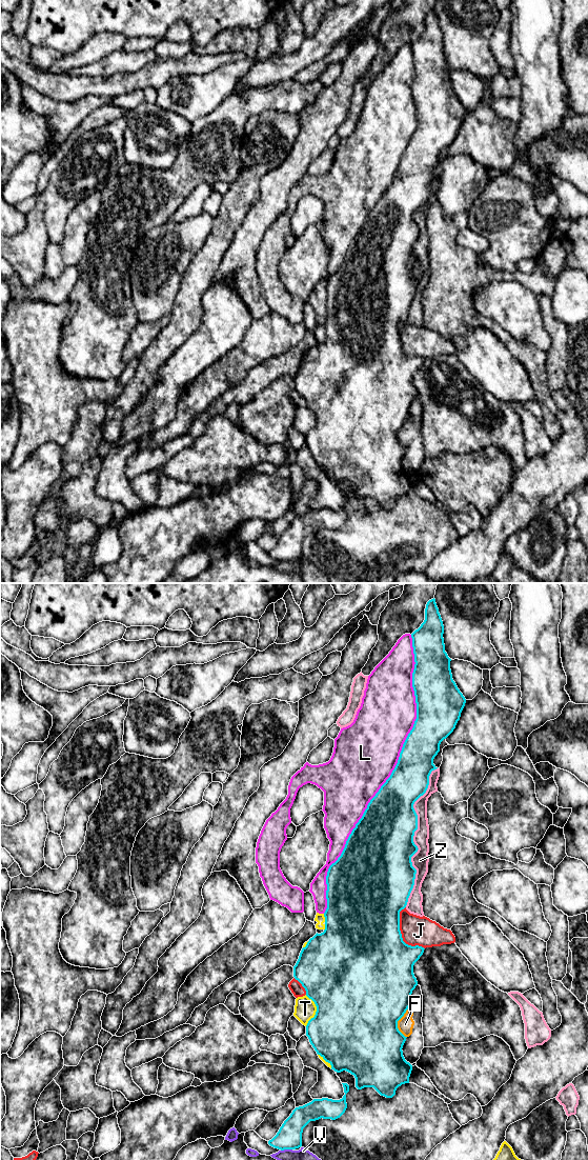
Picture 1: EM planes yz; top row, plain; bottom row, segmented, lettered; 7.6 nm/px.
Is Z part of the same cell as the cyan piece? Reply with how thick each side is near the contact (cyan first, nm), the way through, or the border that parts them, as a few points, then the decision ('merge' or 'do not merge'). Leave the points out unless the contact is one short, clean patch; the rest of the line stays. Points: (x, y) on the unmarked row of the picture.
500/130 nm | merge

